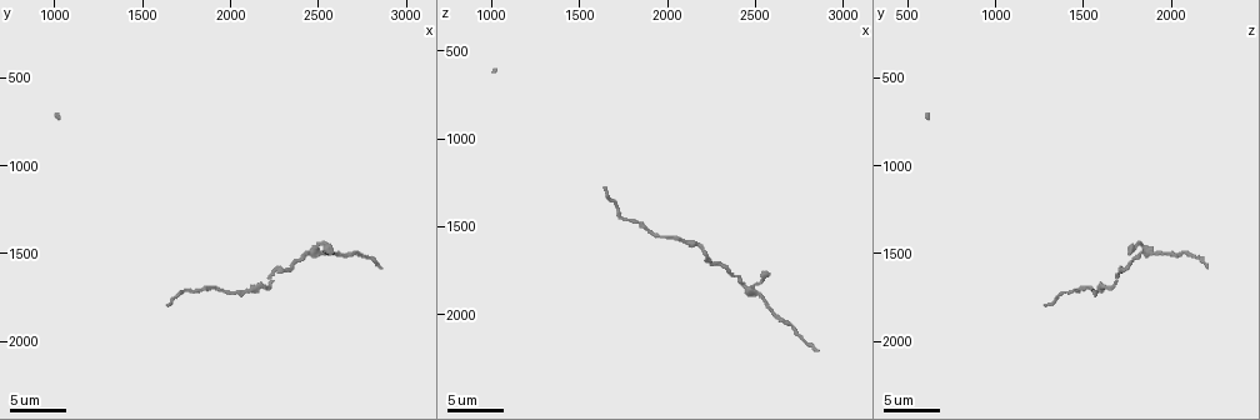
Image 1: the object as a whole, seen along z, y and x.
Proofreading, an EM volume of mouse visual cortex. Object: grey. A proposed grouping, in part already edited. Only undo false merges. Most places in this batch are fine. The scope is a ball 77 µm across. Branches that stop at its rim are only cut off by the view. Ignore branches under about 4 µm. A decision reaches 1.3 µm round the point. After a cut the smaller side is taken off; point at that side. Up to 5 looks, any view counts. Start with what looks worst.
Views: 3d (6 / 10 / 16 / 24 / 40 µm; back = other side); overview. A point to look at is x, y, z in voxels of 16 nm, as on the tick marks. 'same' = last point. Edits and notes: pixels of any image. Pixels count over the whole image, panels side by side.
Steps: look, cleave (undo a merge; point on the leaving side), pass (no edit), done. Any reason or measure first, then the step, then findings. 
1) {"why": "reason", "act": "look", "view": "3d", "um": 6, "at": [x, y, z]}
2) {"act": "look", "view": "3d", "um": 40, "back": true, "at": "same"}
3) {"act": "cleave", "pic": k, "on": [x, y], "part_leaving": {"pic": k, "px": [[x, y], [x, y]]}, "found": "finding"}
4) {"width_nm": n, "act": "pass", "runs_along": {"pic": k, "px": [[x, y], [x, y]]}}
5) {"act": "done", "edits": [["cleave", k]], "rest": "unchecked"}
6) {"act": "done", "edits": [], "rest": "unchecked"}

{"why": "four-way junction", "act": "look", "view": "3d", "um": 6, "at": [2480, 1480, 1860]}

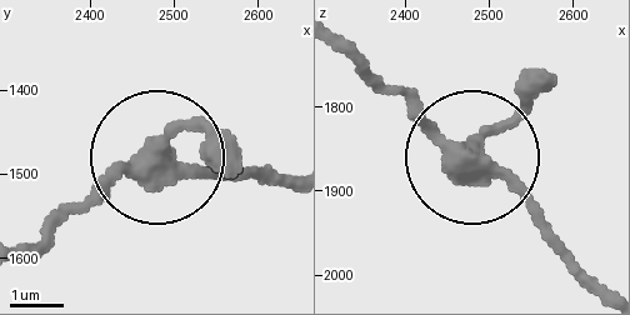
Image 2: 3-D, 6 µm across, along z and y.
{"act": "look", "view": "3d", "um": 6, "back": true, "at": [2490, 1465, 1850]}

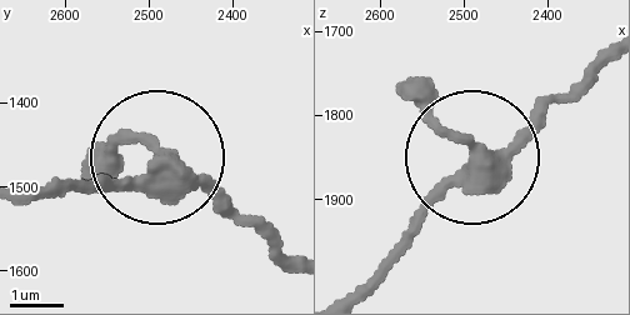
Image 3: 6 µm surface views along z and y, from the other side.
{"width_nm": 340, "act": "pass", "runs_along": {"pic": 3, "px": [[601, 61], [471, 160], [391, 245]]}, "found": "continuous, no second cell"}

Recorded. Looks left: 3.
{"why": "calibre changes", "act": "look", "view": "3d", "um": 6, "at": [2200, 1700, 1620]}

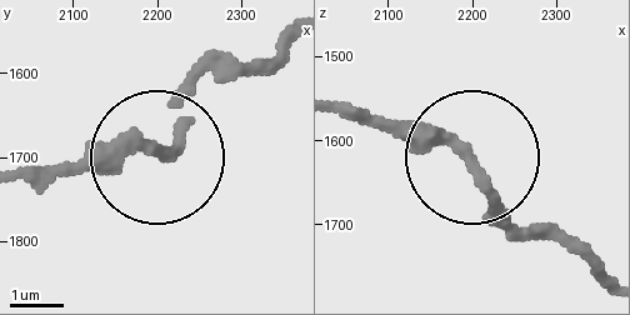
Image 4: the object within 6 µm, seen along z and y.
{"act": "pass", "runs_along": {"pic": 4, "px": [[344, 106], [451, 138], [515, 236]]}, "found": "all the same cell"}

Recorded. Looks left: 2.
{"why": "sudden change in width", "act": "look", "view": "3d", "um": 10, "at": [1900, 1680, 1540]}

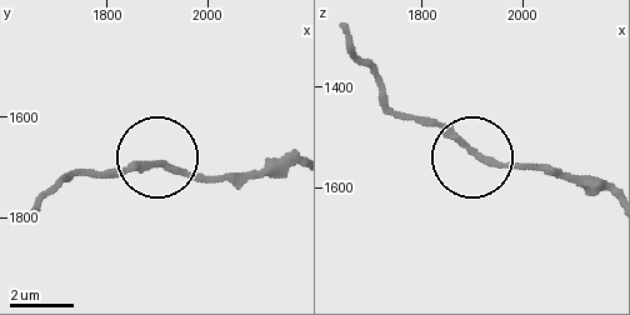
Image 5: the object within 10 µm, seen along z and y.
{"act": "pass", "runs_along": {"pic": 5, "px": [[65, 175], [119, 175], [168, 161], [199, 175], [229, 175]]}, "found": "continuous, no second cell"}

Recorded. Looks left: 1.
{"act": "done", "edits": [], "rest": "unchecked"}

